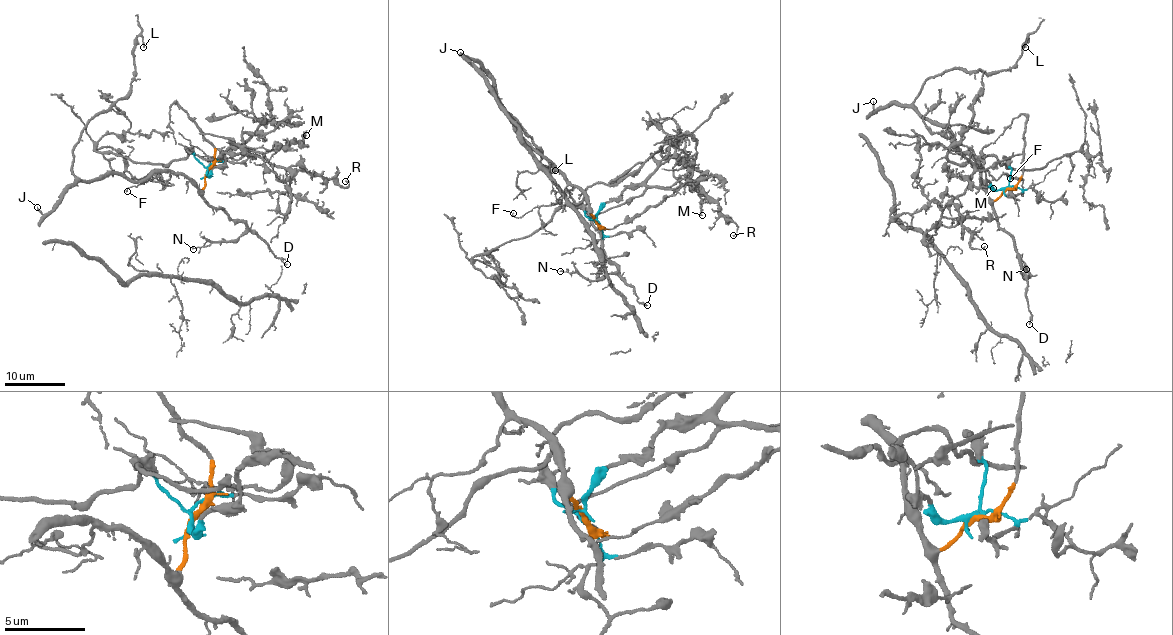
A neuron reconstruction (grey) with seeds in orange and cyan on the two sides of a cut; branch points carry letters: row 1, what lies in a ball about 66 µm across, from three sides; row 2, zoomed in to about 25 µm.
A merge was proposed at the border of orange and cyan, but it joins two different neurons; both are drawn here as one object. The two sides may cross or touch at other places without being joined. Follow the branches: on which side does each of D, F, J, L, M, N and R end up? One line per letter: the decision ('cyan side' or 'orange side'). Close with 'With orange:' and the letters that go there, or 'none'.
D: orange side
F: orange side
J: orange side
L: orange side
M: cyan side
N: orange side
R: cyan side
With orange: D, F, J, L, N

